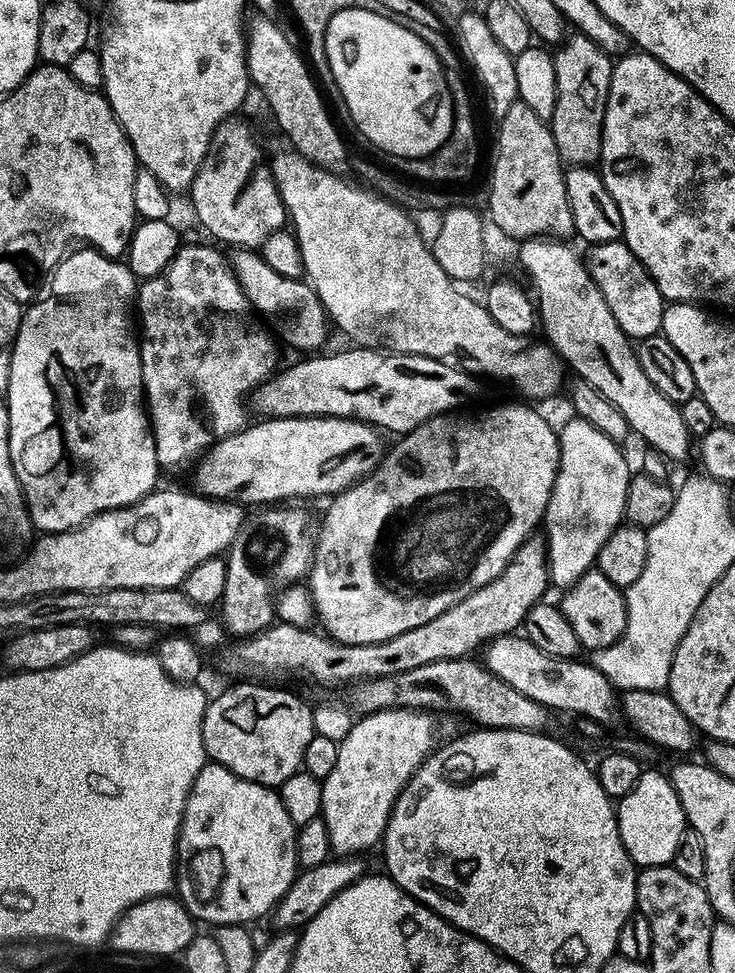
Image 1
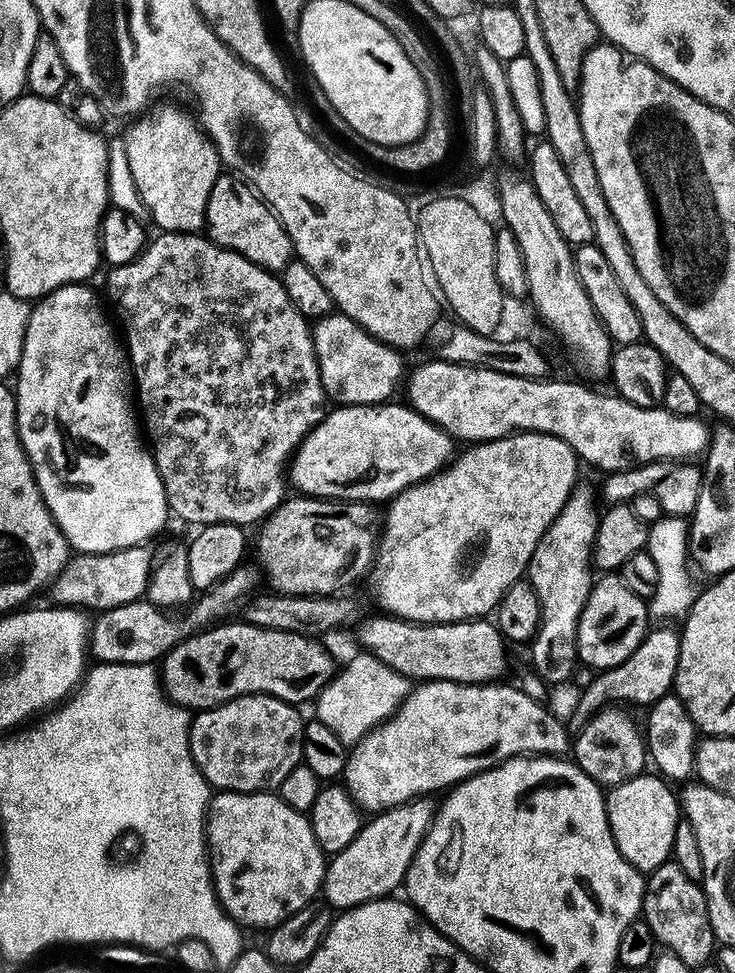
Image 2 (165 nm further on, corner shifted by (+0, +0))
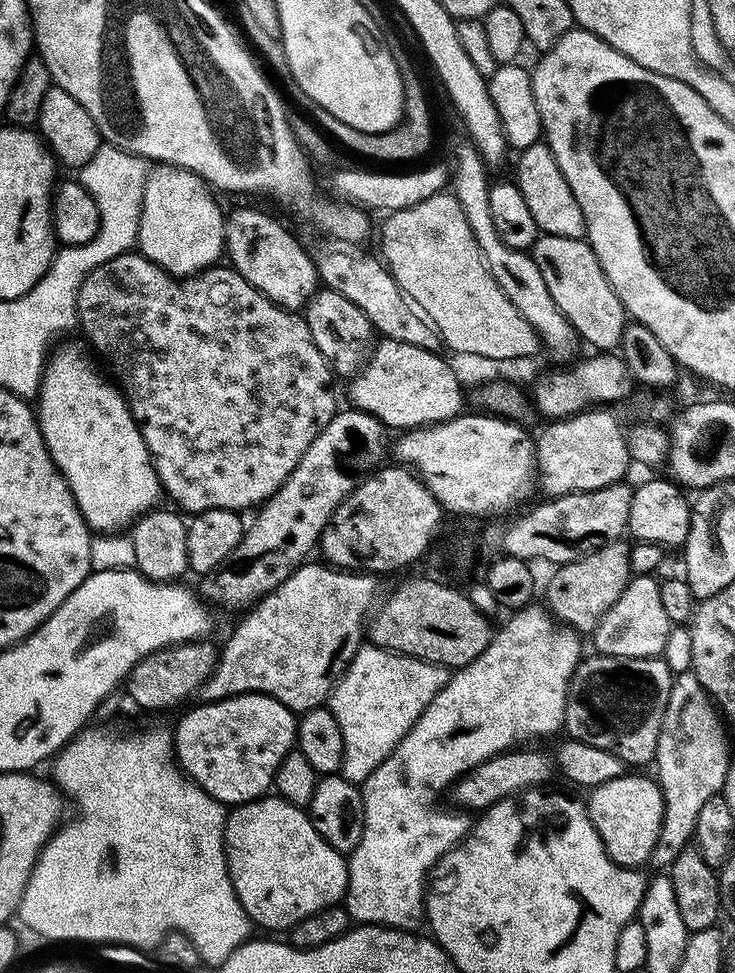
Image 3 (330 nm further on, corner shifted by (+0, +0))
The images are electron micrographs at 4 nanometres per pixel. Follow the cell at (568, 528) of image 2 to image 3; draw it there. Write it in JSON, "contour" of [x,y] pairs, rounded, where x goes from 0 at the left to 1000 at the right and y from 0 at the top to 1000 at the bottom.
{"contour":[[[720,623],[703,628],[702,633],[686,646],[676,649],[669,655],[669,663],[665,664],[654,674],[645,680],[639,680],[631,687],[624,688],[614,696],[614,699],[599,712],[580,726],[577,732],[567,738],[566,744],[546,758],[546,763],[532,775],[514,787],[507,794],[493,805],[495,816],[495,856],[493,865],[487,865],[484,873],[472,881],[473,886],[473,915],[471,918],[471,932],[473,940],[479,942],[486,951],[514,950],[518,954],[543,954],[546,956],[566,956],[573,953],[577,940],[577,919],[580,916],[580,905],[584,903],[588,891],[608,878],[612,873],[620,871],[639,854],[639,843],[635,838],[624,834],[603,835],[599,831],[599,817],[608,815],[615,807],[633,798],[637,793],[644,793],[653,785],[679,777],[682,773],[701,770],[712,761],[724,761],[728,756],[751,756],[756,751],[769,747],[767,732],[773,728],[773,709],[778,701],[778,695],[792,681],[789,674],[789,658],[782,645],[774,645],[758,639],[744,624]]]}

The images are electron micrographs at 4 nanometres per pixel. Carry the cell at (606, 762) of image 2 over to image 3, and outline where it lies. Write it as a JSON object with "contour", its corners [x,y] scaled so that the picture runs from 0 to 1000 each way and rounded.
{"contour":[[[805,672],[778,695],[773,728],[767,732],[771,755],[824,771],[850,786],[886,786],[893,779],[897,750],[906,721],[912,721],[916,698],[912,684],[901,676],[864,678]]]}

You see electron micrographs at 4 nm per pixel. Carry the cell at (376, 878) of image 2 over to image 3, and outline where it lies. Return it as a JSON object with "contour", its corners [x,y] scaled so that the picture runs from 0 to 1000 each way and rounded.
{"contour":[[[693,771],[682,773],[679,777],[653,785],[644,793],[627,798],[612,811],[612,819],[622,831],[635,832],[642,837],[652,837],[680,822],[691,822],[720,812],[735,812],[740,806],[754,798],[754,781],[740,773],[707,773],[713,771]]]}

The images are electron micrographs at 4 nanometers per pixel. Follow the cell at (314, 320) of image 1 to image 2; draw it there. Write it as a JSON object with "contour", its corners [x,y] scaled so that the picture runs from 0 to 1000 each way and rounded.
{"contour":[[[448,323],[434,326],[423,334],[424,350],[435,377],[435,387],[441,398],[441,406],[459,416],[471,415],[520,415],[535,410],[539,398],[546,398],[552,386],[550,370],[540,359],[532,358],[518,349],[510,349],[493,335],[483,333],[476,326],[467,323]]]}

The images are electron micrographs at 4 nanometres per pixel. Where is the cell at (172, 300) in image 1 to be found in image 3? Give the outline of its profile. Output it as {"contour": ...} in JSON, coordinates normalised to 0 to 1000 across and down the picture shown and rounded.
{"contour":[[[176,257],[165,263],[150,265],[121,281],[106,298],[103,308],[106,337],[114,340],[114,345],[125,353],[127,360],[152,373],[152,382],[159,391],[156,394],[173,414],[181,432],[196,445],[196,454],[201,457],[222,505],[227,509],[229,506],[234,509],[235,516],[241,518],[235,519],[241,523],[256,528],[286,524],[327,526],[333,524],[332,522],[347,523],[369,514],[392,494],[392,488],[405,479],[422,454],[427,454],[437,440],[444,439],[460,422],[457,407],[452,404],[453,379],[438,364],[438,360],[427,356],[427,347],[422,347],[422,335],[416,335],[412,324],[382,317],[381,313],[363,308],[346,294],[340,294],[340,290],[335,290],[335,286],[329,286],[329,282],[324,282],[320,275],[299,274],[290,273],[268,283],[241,287],[222,275],[216,275],[208,267],[190,262],[189,258]]]}

